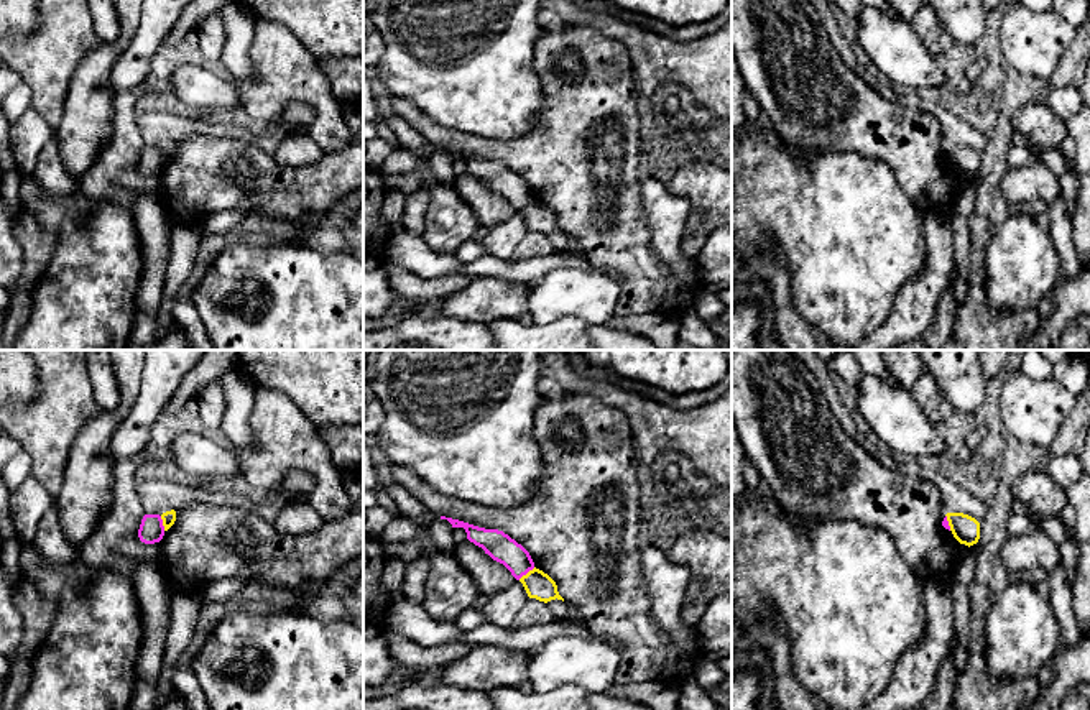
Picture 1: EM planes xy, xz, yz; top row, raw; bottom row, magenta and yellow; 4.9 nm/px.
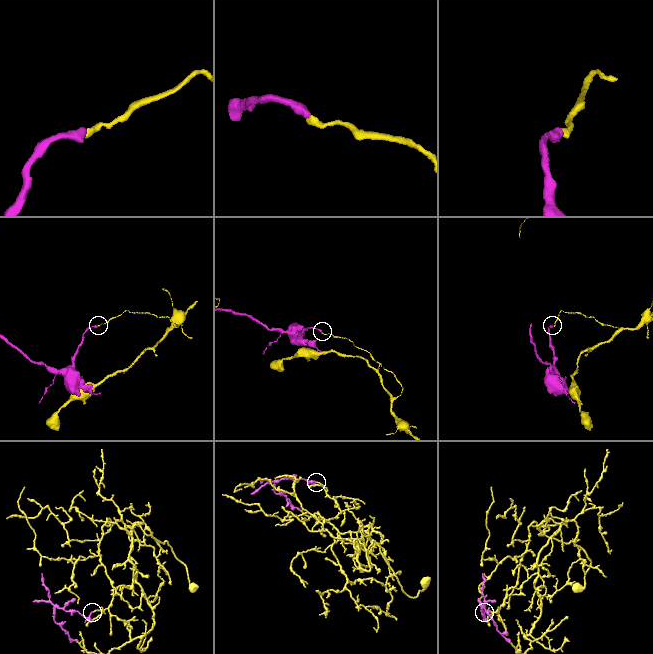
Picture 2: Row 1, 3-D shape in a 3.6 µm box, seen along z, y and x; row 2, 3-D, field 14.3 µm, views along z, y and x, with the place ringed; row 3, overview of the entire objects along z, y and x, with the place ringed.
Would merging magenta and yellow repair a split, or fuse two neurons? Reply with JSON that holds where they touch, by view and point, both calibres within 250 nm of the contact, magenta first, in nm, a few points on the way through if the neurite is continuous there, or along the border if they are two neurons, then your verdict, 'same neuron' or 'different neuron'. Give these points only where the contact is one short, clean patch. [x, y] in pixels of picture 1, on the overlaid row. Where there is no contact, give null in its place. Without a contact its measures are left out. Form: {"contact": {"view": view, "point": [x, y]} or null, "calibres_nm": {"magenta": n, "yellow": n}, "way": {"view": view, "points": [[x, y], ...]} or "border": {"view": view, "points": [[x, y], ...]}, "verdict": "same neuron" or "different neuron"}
{"contact": {"view": "xz", "point": [526, 572]}, "calibres_nm": {"magenta": 140, "yellow": 140}, "border": {"view": "xz", "points": [[535, 567], [518, 579]]}, "verdict": "different neuron"}

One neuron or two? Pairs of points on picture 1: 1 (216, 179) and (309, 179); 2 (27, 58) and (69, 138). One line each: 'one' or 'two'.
1: one
2: two

